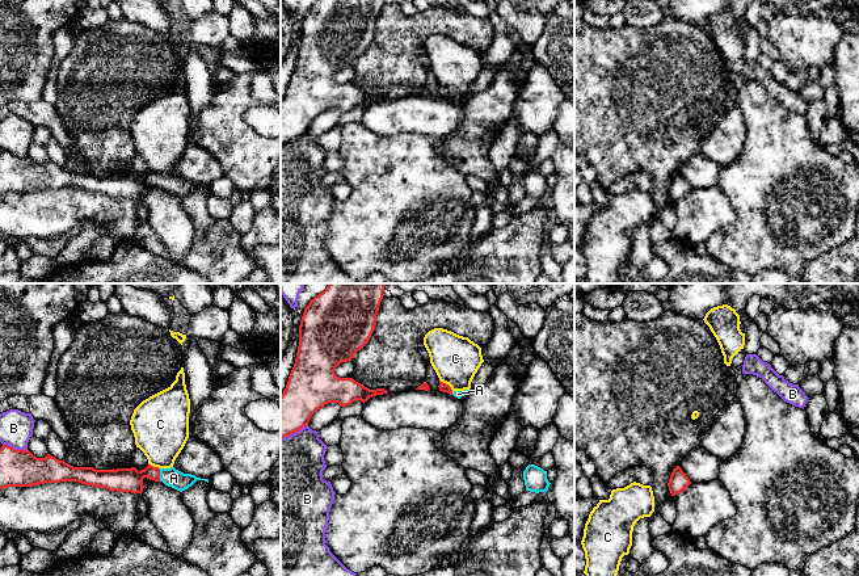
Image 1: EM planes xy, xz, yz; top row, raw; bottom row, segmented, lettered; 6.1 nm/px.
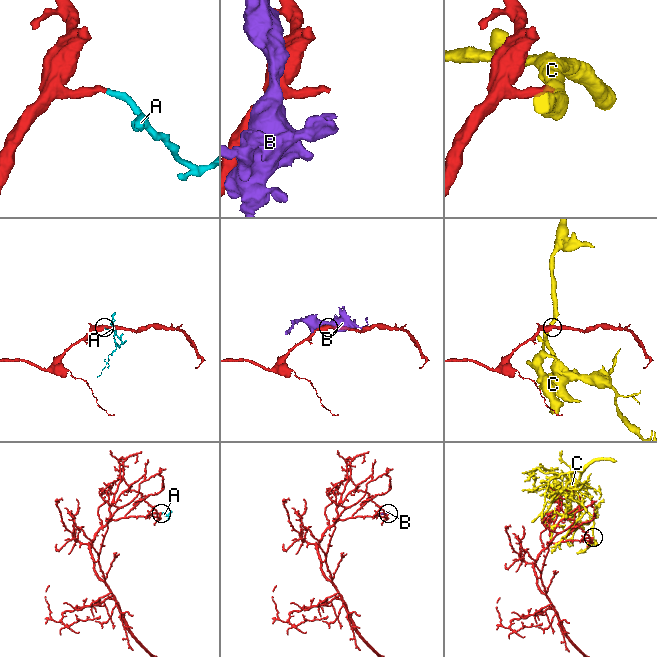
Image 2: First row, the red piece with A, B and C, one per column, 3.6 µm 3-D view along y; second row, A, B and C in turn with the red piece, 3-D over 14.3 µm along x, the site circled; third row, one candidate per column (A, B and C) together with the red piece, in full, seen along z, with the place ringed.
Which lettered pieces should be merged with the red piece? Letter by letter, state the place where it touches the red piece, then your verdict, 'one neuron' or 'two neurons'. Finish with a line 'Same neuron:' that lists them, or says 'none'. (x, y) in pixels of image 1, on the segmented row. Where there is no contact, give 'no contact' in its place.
A: meets red in xy at (159, 475); one neuron
B: meets red in xy at (13, 449); two neurons
C: meets red in xz at (447, 385); two neurons
Same neuron: A

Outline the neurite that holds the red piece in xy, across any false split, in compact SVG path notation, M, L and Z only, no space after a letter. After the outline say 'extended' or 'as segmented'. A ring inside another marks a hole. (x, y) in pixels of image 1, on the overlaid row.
M3 445L0 447L0 489L8 487L31 487L45 483L60 483L60 482L79 482L85 485L106 488L109 491L117 492L131 492L131 493L140 493L143 492L143 479L147 478L155 482L163 482L165 485L172 487L180 492L191 487L197 480L205 480L209 483L209 479L201 479L191 474L184 474L174 467L170 468L159 468L148 464L144 470L138 471L135 467L131 468L117 468L117 470L96 470L93 467L73 467L64 461L59 461L55 457L47 454L45 458L34 457L28 449L26 450L14 450L8 445Z; extended

